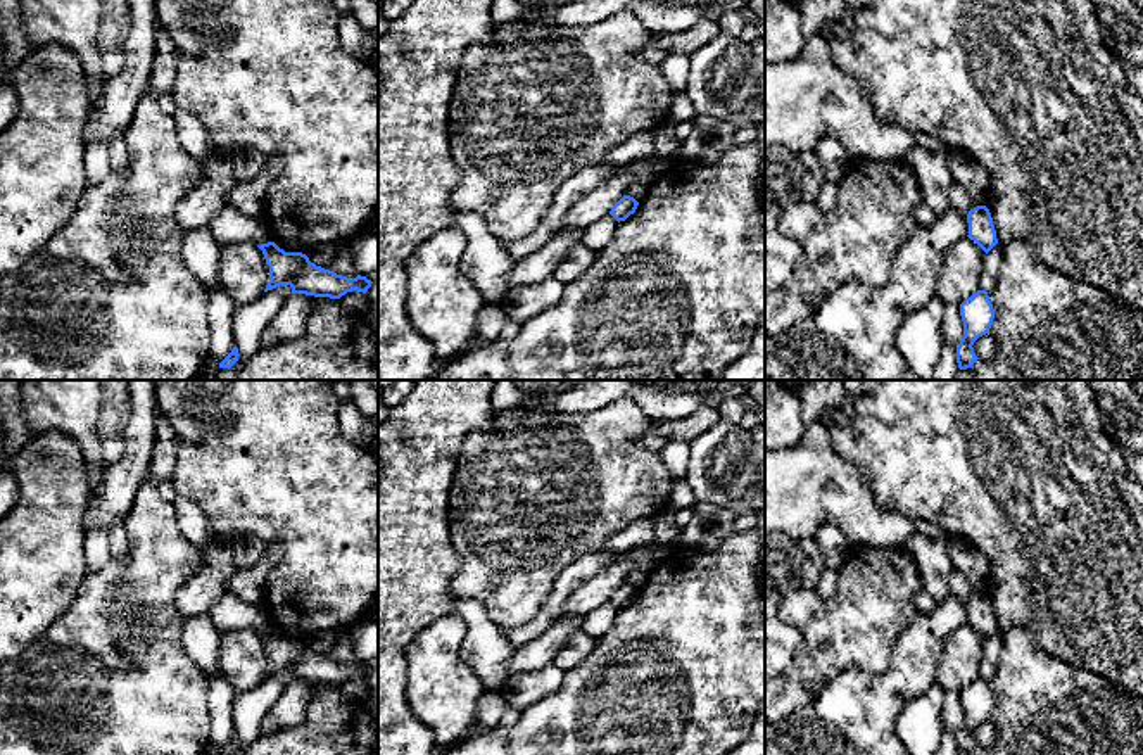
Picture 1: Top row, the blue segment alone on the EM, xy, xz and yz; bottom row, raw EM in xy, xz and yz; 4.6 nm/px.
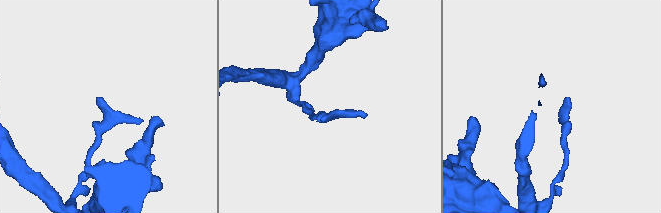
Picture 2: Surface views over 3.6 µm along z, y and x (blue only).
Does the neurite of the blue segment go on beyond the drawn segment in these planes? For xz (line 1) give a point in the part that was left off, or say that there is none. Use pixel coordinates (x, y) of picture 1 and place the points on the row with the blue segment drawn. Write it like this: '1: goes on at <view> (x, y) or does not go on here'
1: does not go on here

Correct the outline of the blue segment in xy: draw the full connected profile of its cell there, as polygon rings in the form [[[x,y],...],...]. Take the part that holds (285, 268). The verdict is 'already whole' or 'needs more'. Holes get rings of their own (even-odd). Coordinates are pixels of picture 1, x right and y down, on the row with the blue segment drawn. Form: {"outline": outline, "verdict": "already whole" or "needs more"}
{"outline": [[[275,242],[261,244],[257,247],[262,251],[266,264],[269,266],[269,282],[264,292],[280,285],[290,285],[292,294],[340,299],[352,290],[366,294],[373,283],[361,275],[347,278],[316,266],[306,254],[285,252]]], "verdict": "already whole"}

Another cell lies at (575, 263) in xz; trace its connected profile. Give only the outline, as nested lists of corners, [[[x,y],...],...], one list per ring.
[[[577,244],[556,266],[553,276],[558,278],[563,285],[568,285],[589,270],[597,254],[599,251]]]

